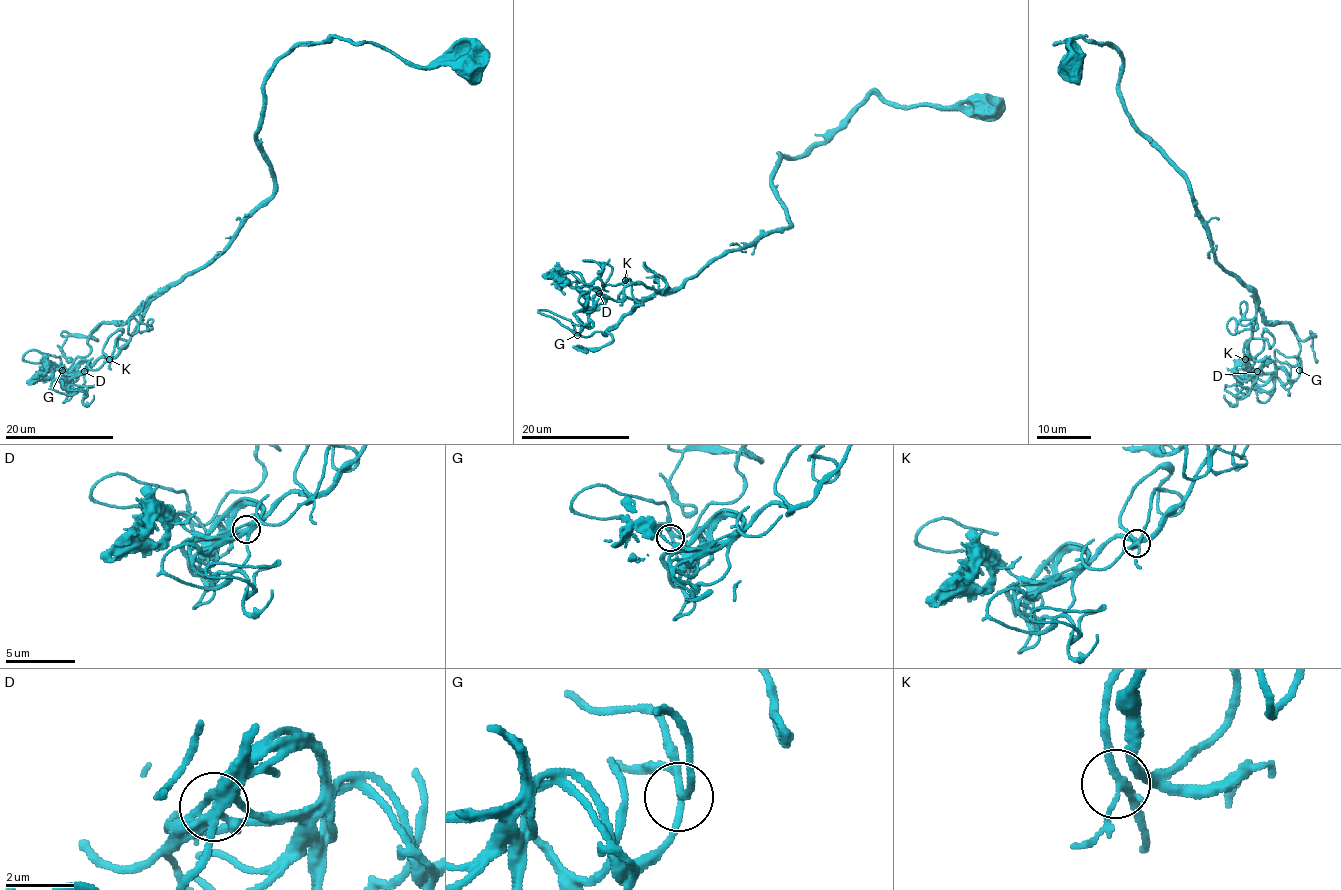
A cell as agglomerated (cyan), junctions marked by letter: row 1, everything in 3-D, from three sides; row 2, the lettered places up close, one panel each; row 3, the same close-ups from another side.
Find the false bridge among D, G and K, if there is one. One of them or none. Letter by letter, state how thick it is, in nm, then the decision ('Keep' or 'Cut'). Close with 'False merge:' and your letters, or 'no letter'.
D: Thickness 320 nm. Keep
G: Thickness 200 nm. Keep
K: Thickness 200 nm. Keep
False merge: no letter

